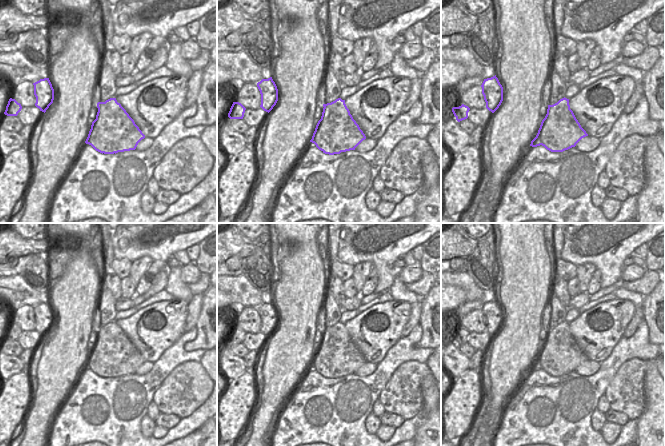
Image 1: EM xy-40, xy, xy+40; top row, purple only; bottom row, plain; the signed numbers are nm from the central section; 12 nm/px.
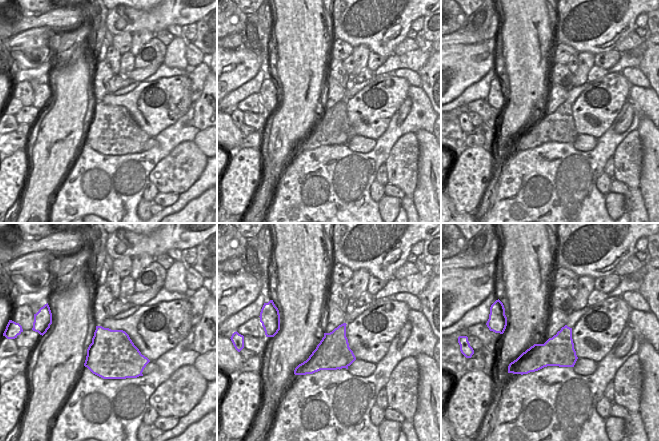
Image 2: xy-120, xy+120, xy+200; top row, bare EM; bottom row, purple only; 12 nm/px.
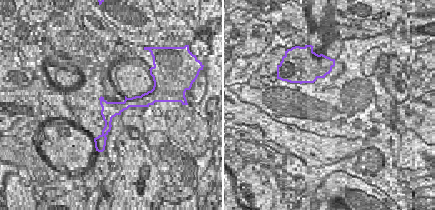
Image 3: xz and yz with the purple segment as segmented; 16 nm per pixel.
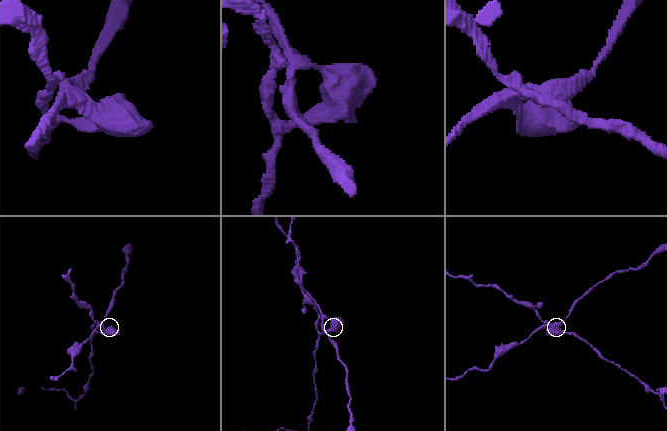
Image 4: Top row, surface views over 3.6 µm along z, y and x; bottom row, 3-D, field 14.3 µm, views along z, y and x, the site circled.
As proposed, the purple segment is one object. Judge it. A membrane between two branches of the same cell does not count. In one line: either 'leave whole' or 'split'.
split

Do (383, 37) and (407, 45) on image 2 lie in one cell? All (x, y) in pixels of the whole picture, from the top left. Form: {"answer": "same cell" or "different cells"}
{"answer": "different cells"}

